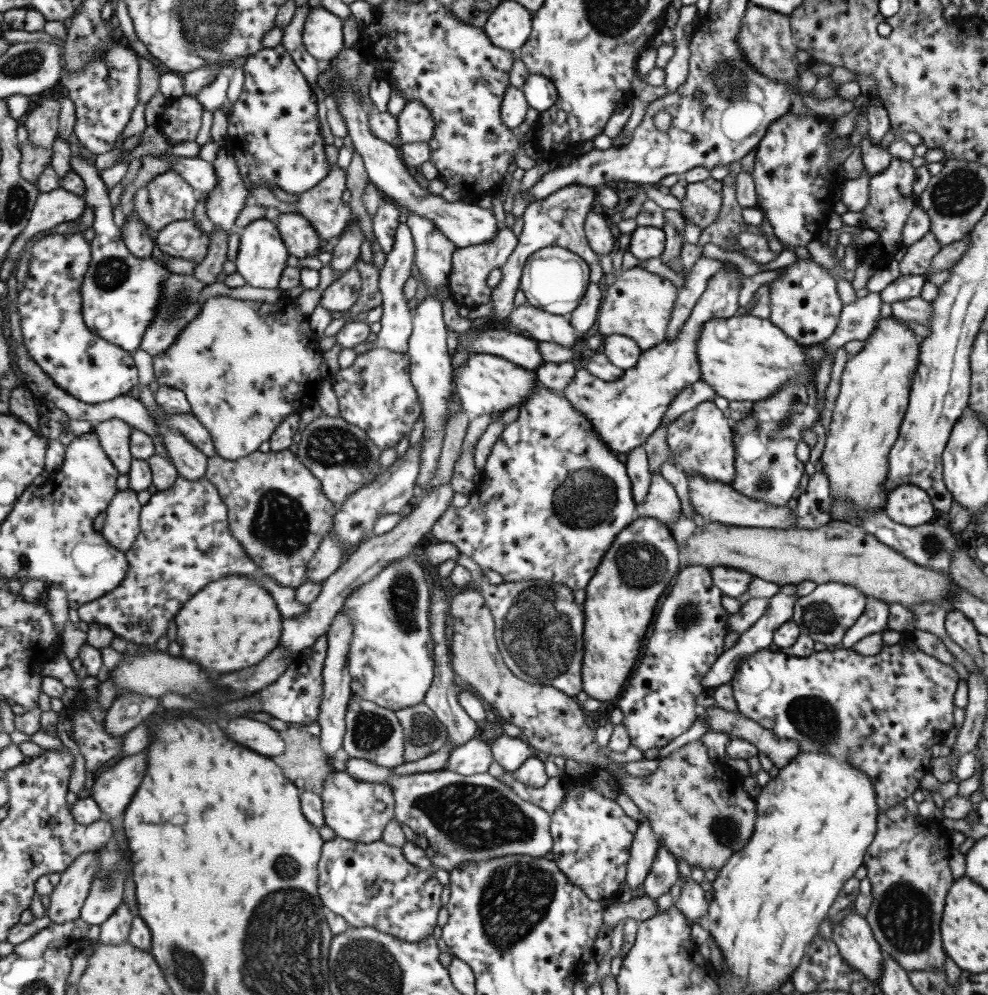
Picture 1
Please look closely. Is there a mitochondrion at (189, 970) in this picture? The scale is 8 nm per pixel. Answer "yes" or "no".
yes

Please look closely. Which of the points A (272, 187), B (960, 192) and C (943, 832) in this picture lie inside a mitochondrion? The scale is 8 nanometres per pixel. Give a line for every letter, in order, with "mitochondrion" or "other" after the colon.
A: other
B: mitochondrion
C: other

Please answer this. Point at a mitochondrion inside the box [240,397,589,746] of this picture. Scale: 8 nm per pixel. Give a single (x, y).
(538, 635)

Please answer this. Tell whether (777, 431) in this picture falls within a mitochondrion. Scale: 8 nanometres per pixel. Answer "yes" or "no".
yes

